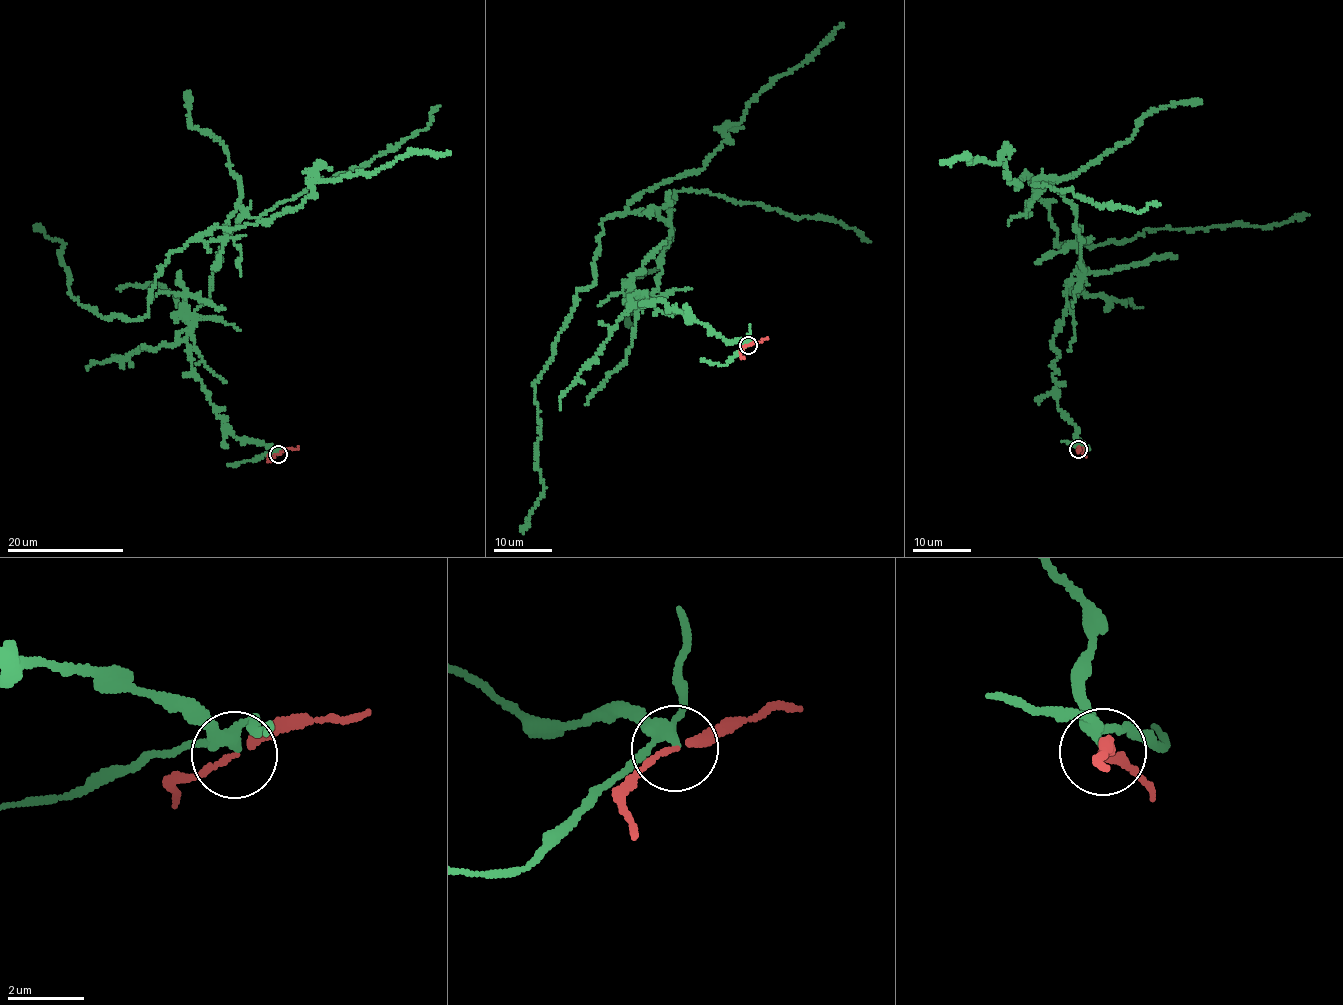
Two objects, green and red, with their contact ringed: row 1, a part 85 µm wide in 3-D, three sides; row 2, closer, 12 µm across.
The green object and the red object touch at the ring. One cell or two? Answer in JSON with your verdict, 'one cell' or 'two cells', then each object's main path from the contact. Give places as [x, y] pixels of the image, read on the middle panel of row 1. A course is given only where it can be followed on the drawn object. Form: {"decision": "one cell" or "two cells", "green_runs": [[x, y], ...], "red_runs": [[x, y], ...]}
{"decision": "two cells", "green_runs": [[749, 345], [642, 305], [669, 200], [666, 221], [605, 218], [534, 383], [544, 493], [524, 533]], "red_runs": [[749, 345], [768, 339]]}

